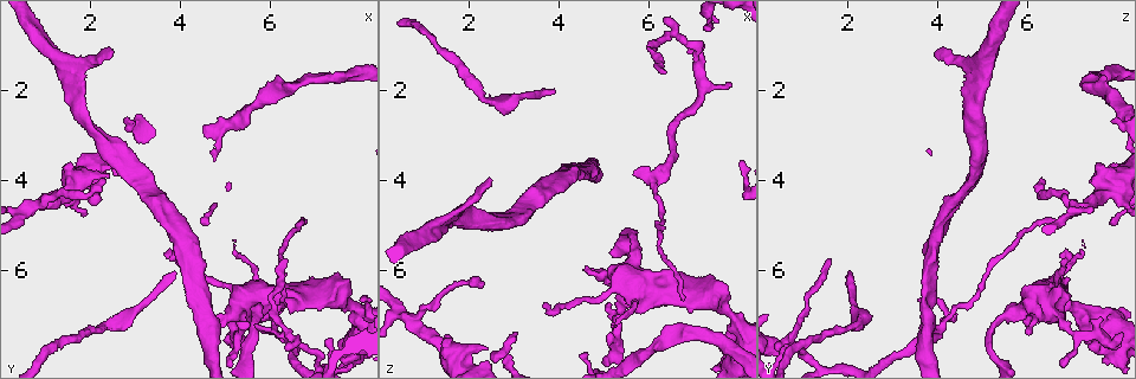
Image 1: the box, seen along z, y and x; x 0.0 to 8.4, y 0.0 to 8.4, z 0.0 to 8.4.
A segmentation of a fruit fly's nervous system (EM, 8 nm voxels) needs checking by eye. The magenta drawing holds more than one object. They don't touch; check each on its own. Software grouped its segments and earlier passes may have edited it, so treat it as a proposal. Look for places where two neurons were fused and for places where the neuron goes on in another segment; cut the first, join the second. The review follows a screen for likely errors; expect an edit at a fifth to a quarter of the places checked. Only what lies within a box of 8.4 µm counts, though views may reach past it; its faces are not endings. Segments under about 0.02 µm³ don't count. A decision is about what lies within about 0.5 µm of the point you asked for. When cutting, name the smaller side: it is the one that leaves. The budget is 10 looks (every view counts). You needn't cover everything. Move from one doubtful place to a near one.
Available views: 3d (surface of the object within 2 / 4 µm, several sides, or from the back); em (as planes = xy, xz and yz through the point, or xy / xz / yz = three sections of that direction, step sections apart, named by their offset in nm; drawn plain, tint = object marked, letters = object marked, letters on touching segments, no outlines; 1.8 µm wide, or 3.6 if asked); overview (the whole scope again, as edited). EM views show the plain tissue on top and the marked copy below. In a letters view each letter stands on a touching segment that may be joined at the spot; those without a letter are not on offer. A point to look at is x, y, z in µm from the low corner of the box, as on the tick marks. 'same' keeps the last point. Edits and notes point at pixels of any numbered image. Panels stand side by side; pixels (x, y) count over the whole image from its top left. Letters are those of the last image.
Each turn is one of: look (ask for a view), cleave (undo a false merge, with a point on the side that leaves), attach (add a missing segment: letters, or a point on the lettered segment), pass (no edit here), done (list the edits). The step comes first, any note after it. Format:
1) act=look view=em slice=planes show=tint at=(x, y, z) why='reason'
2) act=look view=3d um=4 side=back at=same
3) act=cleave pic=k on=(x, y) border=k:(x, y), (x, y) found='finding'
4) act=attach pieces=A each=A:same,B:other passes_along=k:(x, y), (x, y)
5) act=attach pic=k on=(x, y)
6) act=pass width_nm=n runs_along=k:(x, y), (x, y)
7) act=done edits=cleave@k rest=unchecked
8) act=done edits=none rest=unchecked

act=look view=em um=3.6 slice=planes show=letters at=(4.70, 7.25, 5.95) why='branch stops here'

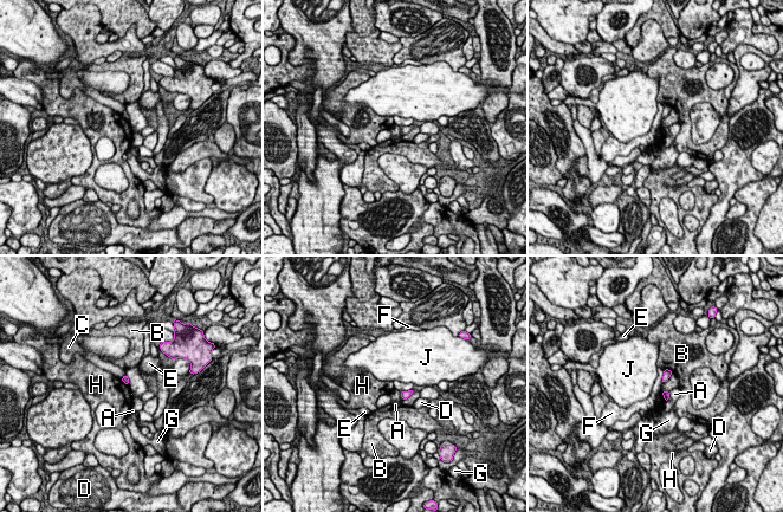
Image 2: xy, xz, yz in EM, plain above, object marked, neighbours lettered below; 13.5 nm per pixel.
act=pass each=A:other,B:other,C:other,D:other,E:other,F:other,G:other,H:other,J:other border=2:(665, 369), (661, 382) found='none of them fits'

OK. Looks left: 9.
act=look view=em slice=xz step=8 show=letters at=(3.90, 6.05, 2.10) why='tapers out'

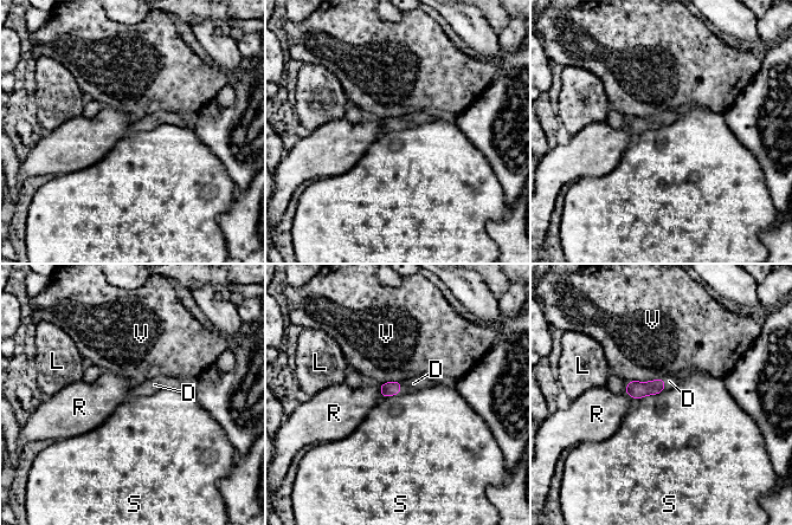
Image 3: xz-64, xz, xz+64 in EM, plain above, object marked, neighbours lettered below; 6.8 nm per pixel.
act=look view=em slice=planes show=letters at=same why='another direction'

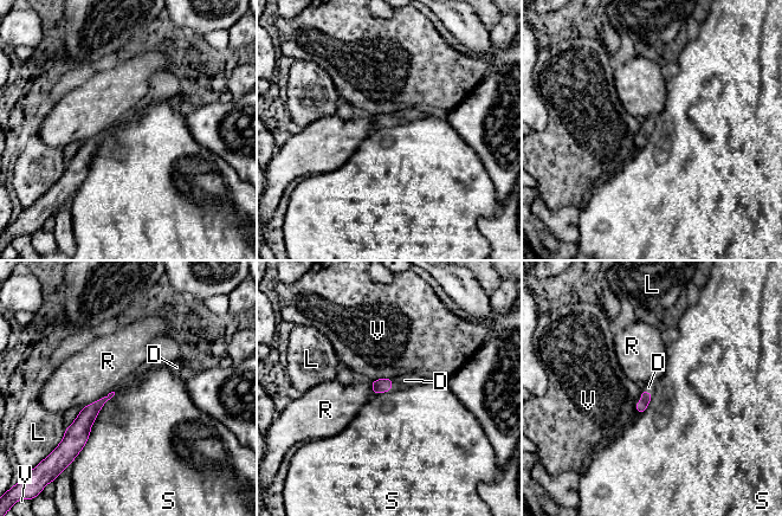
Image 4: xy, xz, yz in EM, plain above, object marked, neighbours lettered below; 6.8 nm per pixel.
act=attach pieces=D each=D:same,L:other,R:other,S:other,V:other found='it goes on there'

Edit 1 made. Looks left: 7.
act=look view=em slice=planes show=letters at=(5.70, 7.20, 3.75) why='tapers out'

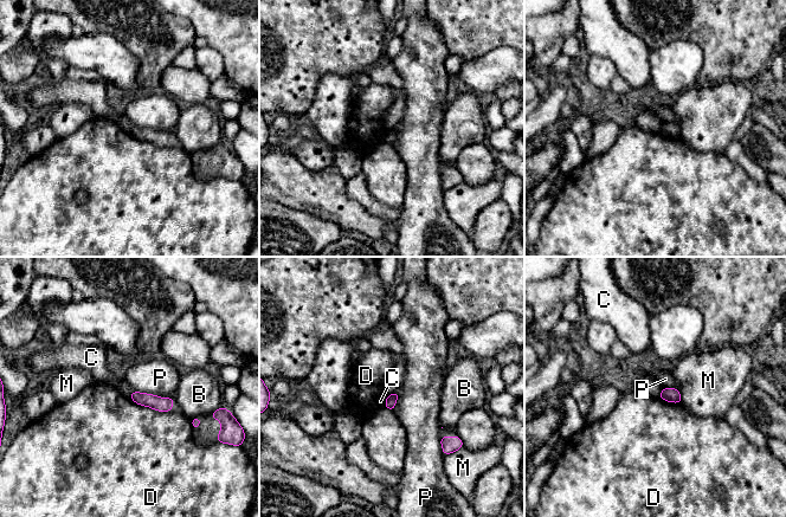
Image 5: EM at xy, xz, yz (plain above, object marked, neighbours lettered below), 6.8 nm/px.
act=pass each=B:other,C:other,D:other,M:other,P:other runs_along=5:(134, 395), (165, 405), (168, 408) found='none of them fits'

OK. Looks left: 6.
act=look view=3d um=2 side=back at=(5.15, 5.55, 7.25) why='tapers out'

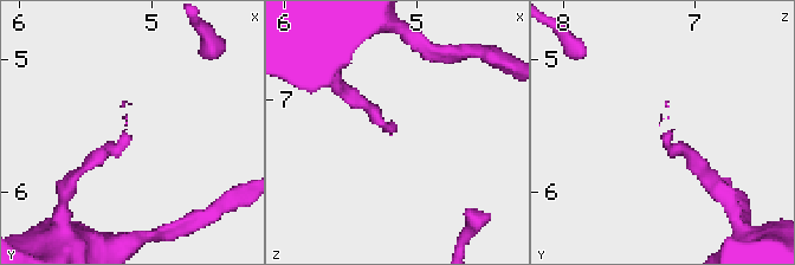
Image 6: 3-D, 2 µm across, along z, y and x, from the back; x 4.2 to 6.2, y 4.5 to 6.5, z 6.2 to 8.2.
act=look view=em slice=planes show=letters at=(5.18, 5.60, 7.20) why='now the EM'

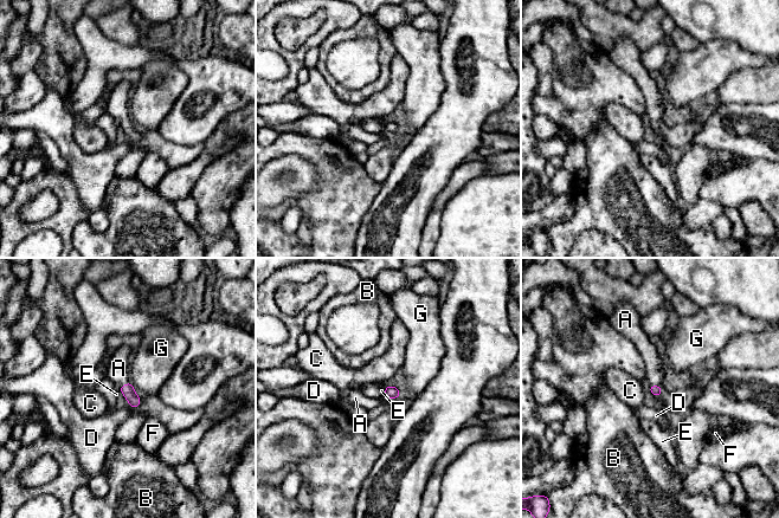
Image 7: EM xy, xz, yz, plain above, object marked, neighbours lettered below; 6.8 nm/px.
act=attach pieces=A longest_contact=A:100nm each=A:same,B:other,C:other,D:other,E:other,F:other,G:other found='it goes on there'

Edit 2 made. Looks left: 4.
act=done edits=attach@4,attach@7 rest=unchecked

